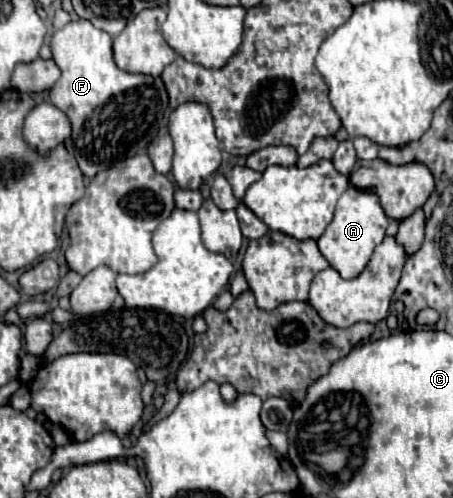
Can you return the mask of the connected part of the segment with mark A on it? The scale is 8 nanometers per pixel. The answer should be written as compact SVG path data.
M349 186L339 198L335 218L327 226L325 234L317 240L317 246L325 256L325 260L331 264L331 268L335 268L341 274L341 278L357 278L367 266L375 246L381 244L381 240L385 238L387 226L389 220L379 204L379 198L371 192Z

